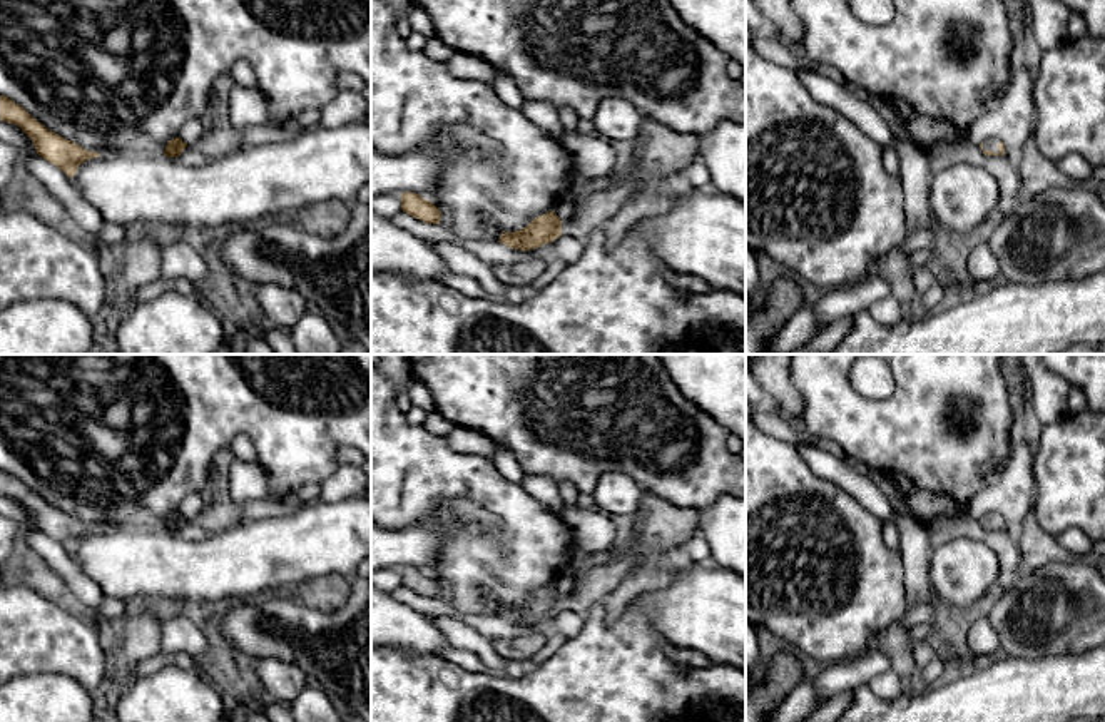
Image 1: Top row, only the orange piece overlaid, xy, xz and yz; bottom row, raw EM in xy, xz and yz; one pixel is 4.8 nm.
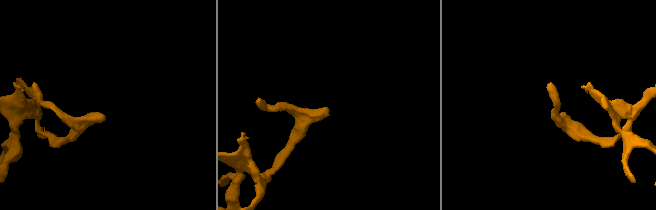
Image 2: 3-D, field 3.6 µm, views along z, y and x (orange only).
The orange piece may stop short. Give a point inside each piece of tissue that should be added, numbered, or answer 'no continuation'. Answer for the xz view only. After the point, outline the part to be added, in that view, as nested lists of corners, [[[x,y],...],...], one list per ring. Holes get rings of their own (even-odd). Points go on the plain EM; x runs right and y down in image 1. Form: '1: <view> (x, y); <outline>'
no continuation

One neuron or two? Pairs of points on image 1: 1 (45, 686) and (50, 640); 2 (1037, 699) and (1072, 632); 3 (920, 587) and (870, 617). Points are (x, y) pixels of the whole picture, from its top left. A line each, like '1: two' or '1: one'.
1: two
2: two
3: two

